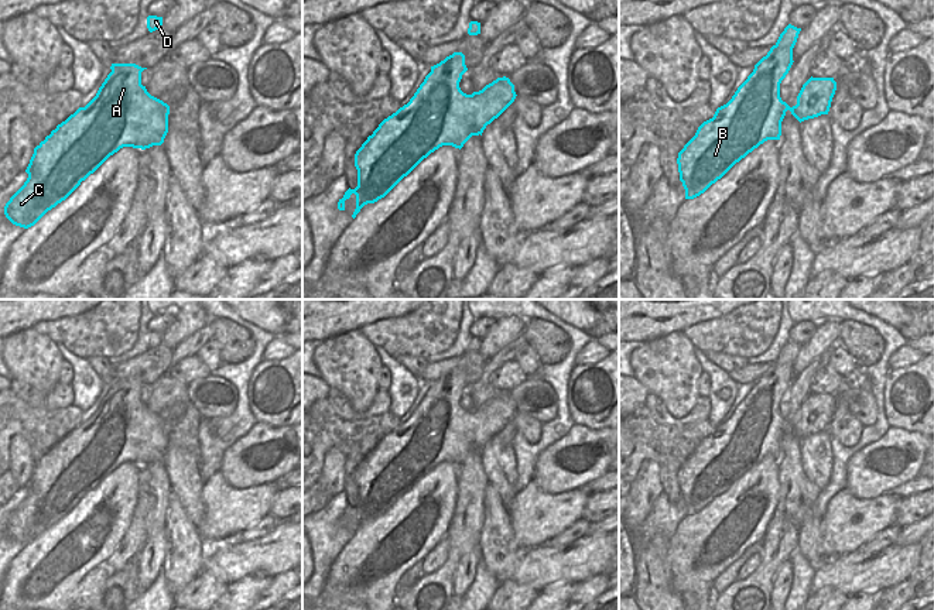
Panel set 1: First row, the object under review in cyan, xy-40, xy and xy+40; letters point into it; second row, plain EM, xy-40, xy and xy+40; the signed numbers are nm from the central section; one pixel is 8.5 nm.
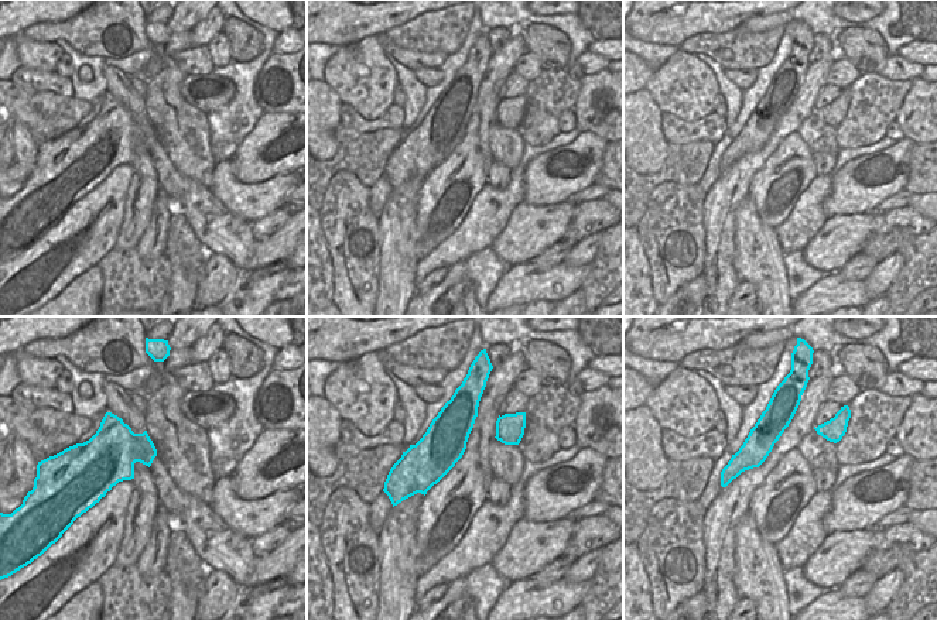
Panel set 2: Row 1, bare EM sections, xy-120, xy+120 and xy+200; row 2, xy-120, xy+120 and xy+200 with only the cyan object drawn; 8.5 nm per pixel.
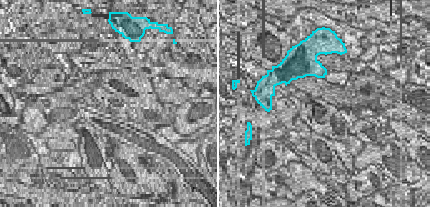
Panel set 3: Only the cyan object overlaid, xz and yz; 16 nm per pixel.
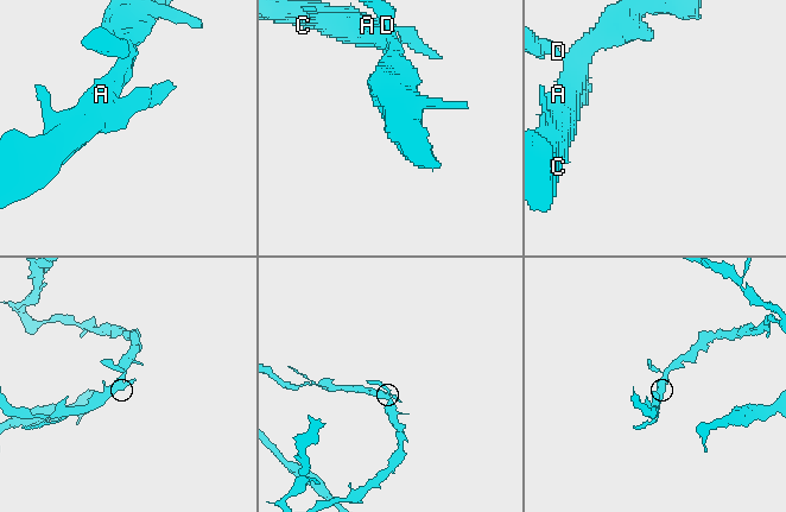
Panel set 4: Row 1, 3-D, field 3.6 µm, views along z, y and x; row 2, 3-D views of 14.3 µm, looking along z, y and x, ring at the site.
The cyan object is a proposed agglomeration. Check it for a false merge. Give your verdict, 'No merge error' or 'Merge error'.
No merge error

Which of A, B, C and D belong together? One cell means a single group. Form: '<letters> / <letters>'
A B C D

